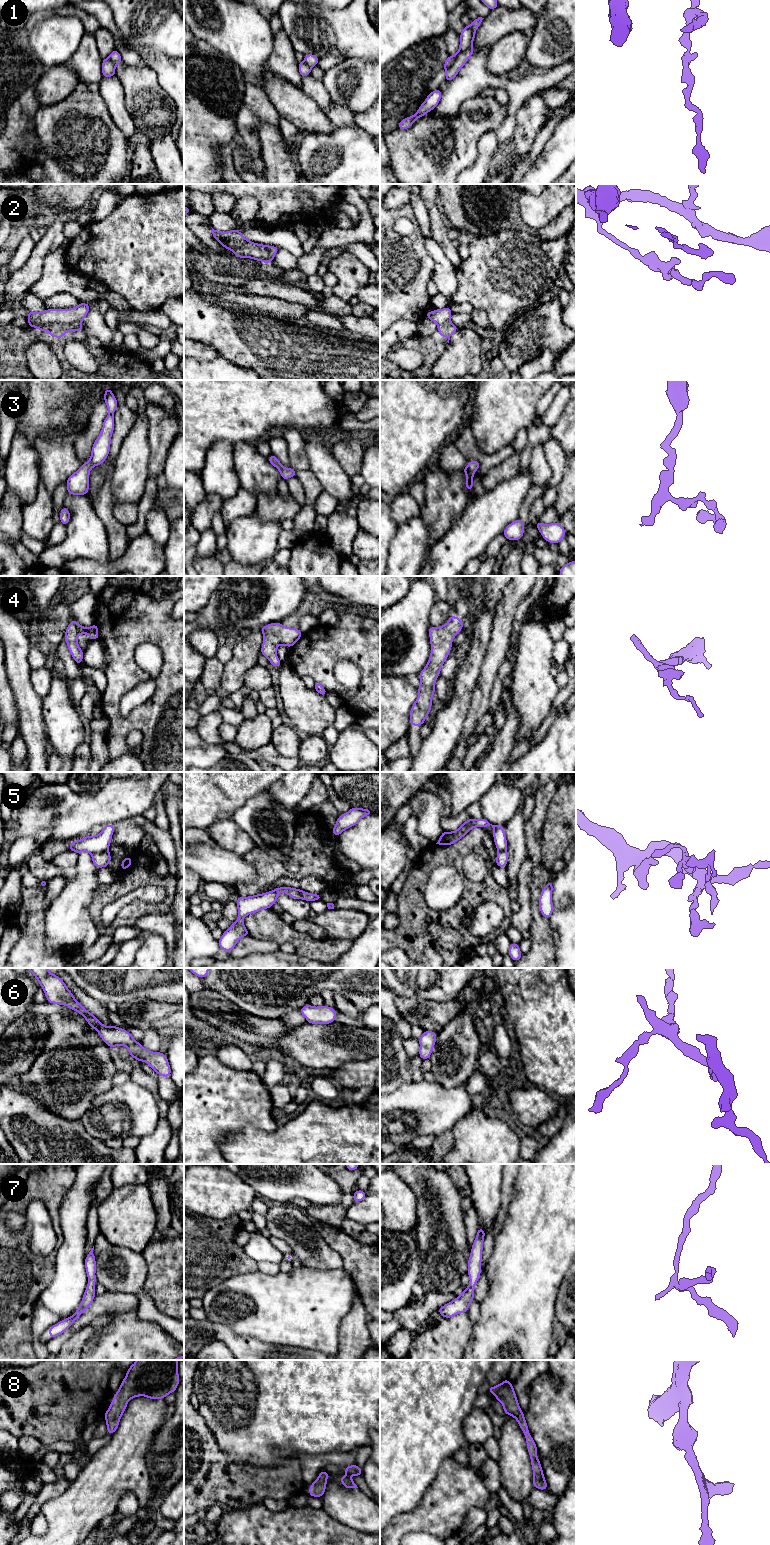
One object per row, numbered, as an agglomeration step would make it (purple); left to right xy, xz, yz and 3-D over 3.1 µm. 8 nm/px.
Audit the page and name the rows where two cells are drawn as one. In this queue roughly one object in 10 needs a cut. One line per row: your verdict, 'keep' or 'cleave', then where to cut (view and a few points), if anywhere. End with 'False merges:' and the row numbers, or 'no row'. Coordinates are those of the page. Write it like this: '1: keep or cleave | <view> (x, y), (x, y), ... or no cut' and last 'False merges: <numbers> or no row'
1: cleave | yz (471, 45), (465, 48), (446, 70)
2: cleave | xy (80, 321), (72, 323), (46, 323), (37, 328)
3: keep | no cut
4: keep | no cut
5: cleave | xy (107, 849), (102, 852), (91, 853)
6: keep | no cut
7: keep | no cut
8: keep | no cut
False merges: 1, 2, 5

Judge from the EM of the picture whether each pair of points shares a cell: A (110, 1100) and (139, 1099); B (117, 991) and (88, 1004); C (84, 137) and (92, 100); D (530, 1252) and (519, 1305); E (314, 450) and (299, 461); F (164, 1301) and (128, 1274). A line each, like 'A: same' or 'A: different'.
A: same
B: different
C: same
D: same
E: different
F: different

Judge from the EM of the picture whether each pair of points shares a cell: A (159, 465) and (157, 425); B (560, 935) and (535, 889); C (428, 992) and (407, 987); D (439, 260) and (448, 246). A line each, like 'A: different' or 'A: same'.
A: same
B: different
C: same
D: different

